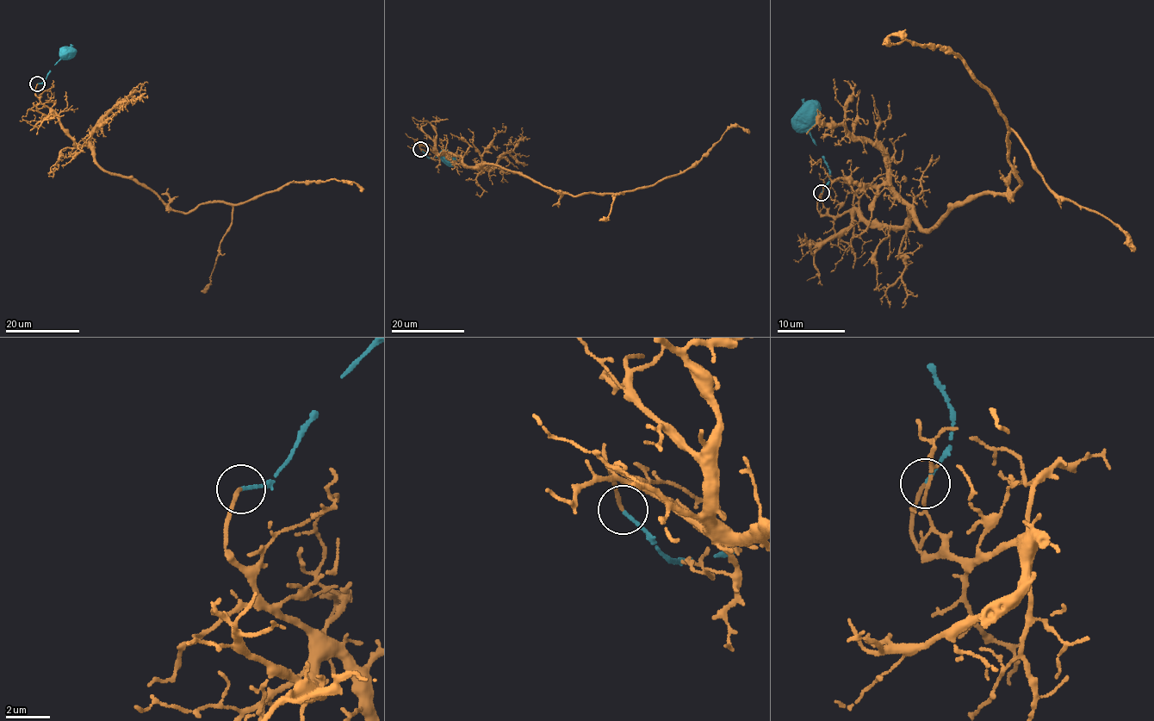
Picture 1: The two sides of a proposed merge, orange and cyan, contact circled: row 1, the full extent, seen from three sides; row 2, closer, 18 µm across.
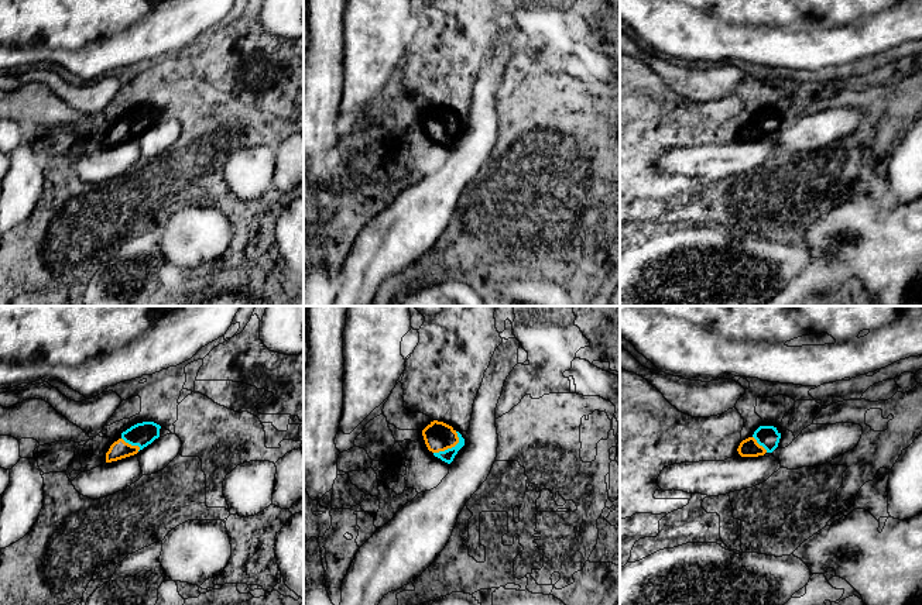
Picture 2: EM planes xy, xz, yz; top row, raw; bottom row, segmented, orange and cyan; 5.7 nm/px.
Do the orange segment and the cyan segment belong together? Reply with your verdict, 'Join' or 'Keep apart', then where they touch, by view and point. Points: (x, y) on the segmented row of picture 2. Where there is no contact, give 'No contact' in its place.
Join. Touches orange at xz (449, 447)

